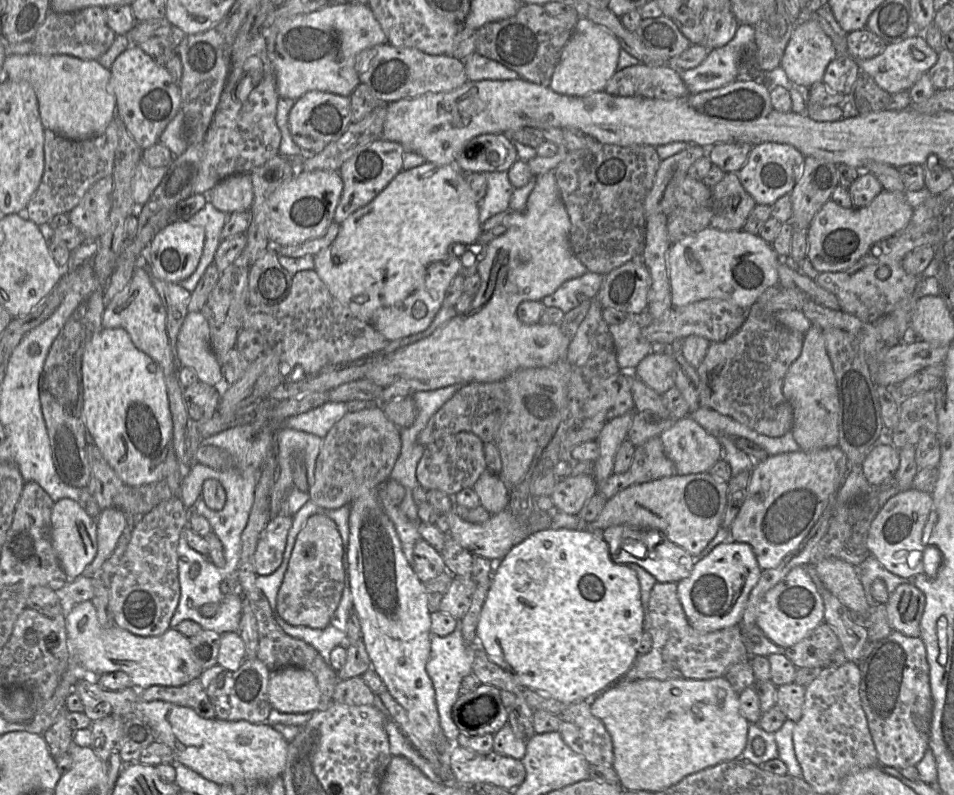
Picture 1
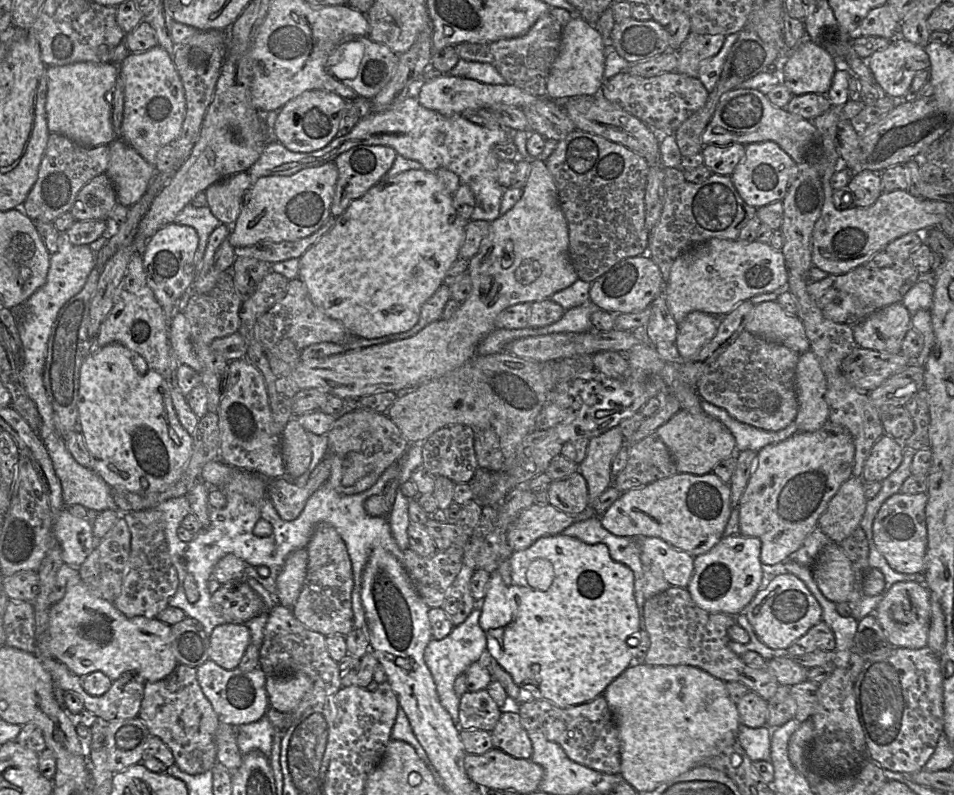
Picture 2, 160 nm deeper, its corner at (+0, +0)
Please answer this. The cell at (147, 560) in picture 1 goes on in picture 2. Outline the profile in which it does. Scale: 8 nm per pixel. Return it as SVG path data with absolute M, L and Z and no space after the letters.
M155 509L123 513L131 534L130 555L126 565L121 592L113 605L127 618L143 616L154 619L169 606L169 599L176 593L179 580L165 537L163 514Z

